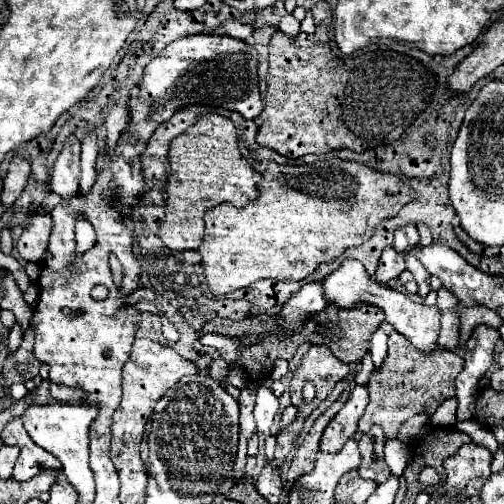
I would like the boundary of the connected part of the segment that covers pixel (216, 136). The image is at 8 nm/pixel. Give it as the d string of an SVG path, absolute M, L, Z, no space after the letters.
M213 113L201 115L193 127L171 141L169 163L167 215L159 227L159 237L171 251L199 249L203 239L203 215L207 209L221 203L231 203L233 207L243 209L257 197L259 177L255 177L255 171L241 157L235 125L227 117Z

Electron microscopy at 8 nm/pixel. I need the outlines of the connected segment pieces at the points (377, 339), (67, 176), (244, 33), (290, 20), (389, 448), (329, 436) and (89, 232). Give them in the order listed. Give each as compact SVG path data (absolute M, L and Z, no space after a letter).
M379 329L377 333L373 333L369 351L371 351L371 359L373 359L375 369L381 369L381 365L385 361L385 355L387 355L387 335L383 333L383 329Z
M69 135L49 179L51 191L55 191L59 197L69 199L77 195L79 191L79 139L75 135Z
M227 21L219 29L215 29L217 35L229 35L235 39L247 39L253 35L253 25L243 25L239 21Z
M289 13L285 17L281 17L281 23L277 27L279 27L279 31L283 31L289 37L295 37L299 33L299 21Z
M398 439L388 440L384 445L385 462L395 477L401 477L407 467L406 445Z
M365 385L355 387L349 401L341 407L341 411L333 417L333 421L323 431L323 437L319 439L319 451L325 451L325 453L341 451L343 443L347 443L349 437L355 435L357 421L363 415L367 403L369 403L367 387Z
M77 221L77 251L89 251L95 245L95 231L89 221Z

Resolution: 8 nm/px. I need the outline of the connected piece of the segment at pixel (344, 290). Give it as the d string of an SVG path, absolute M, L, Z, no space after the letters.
M345 259L339 269L335 269L329 277L325 277L323 295L325 295L327 305L333 303L339 309L351 309L359 303L381 307L385 317L387 317L387 323L391 323L395 327L395 331L399 331L403 337L407 337L419 351L429 353L433 349L439 349L439 345L437 345L439 309L437 307L427 307L421 301L411 299L409 295L403 295L399 291L393 291L391 287L375 283L375 279L371 279L371 275L355 259Z

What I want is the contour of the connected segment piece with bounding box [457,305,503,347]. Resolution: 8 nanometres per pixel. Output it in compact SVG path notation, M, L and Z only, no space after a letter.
M459 305L457 311L461 315L461 339L459 339L461 347L469 339L473 327L477 327L481 323L485 323L489 327L499 327L503 323L495 311L489 311L485 307L475 307L475 305L473 307L463 307L463 305Z

